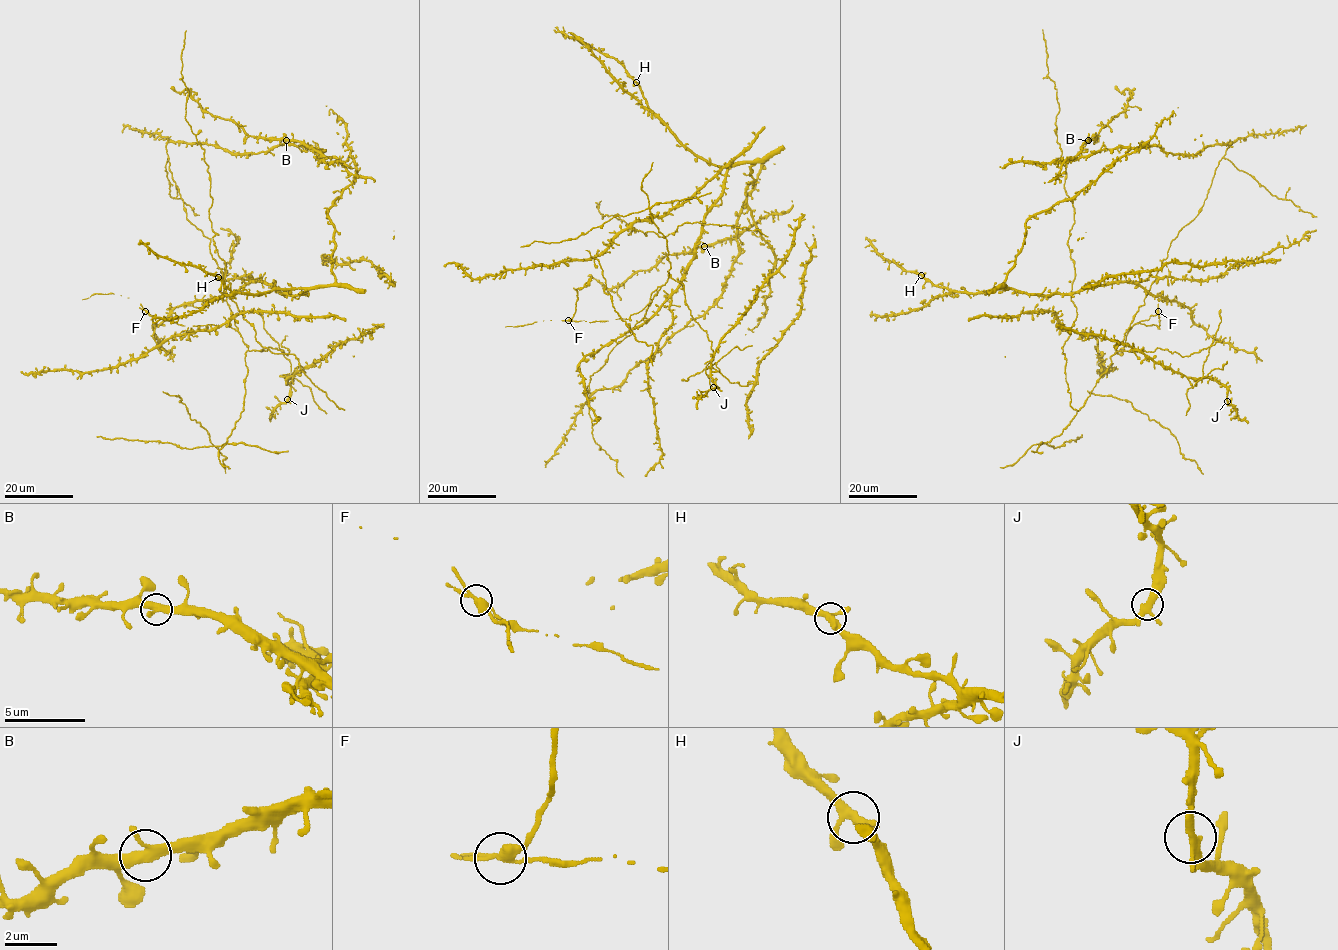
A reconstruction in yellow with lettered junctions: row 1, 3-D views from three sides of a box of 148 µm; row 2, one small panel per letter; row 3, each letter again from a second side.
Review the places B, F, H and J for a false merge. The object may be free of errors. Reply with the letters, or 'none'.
F

